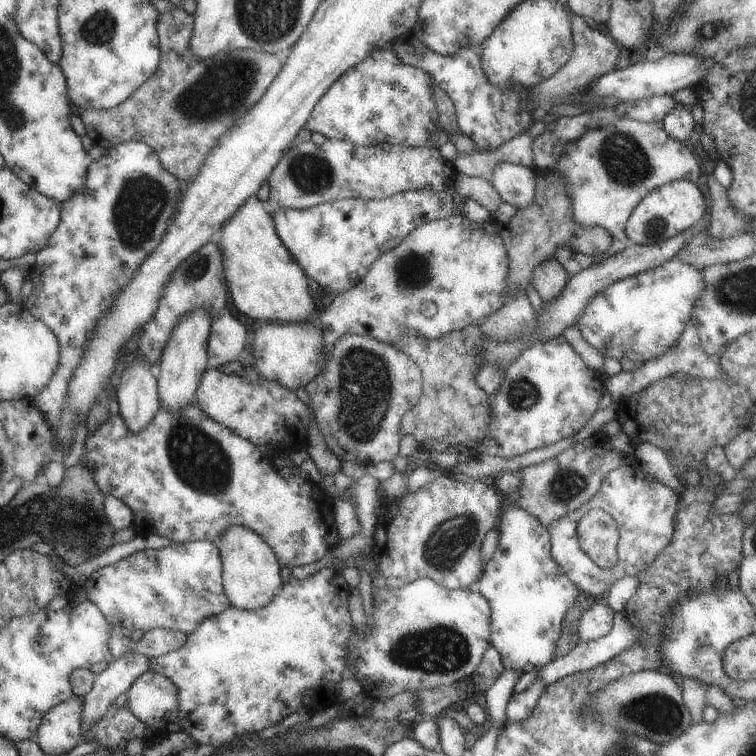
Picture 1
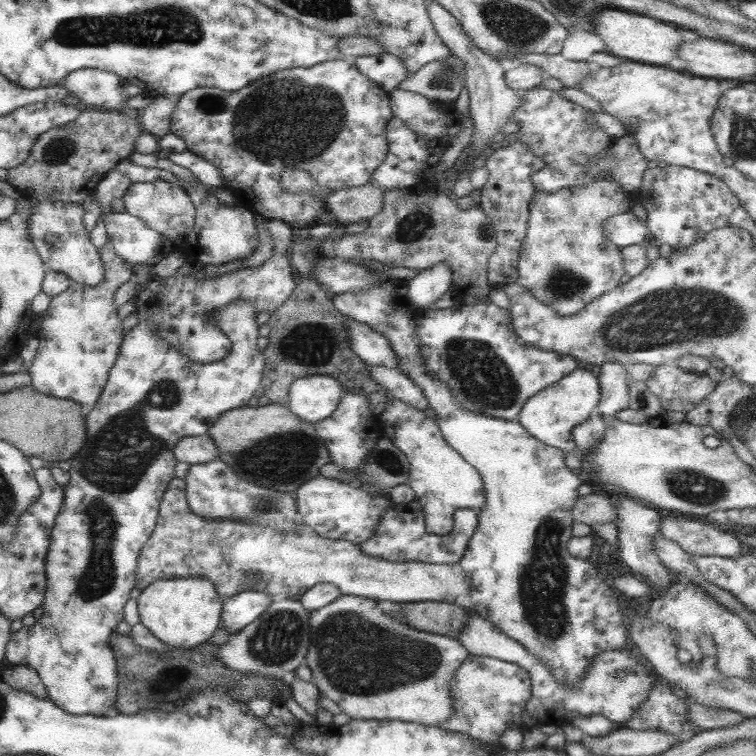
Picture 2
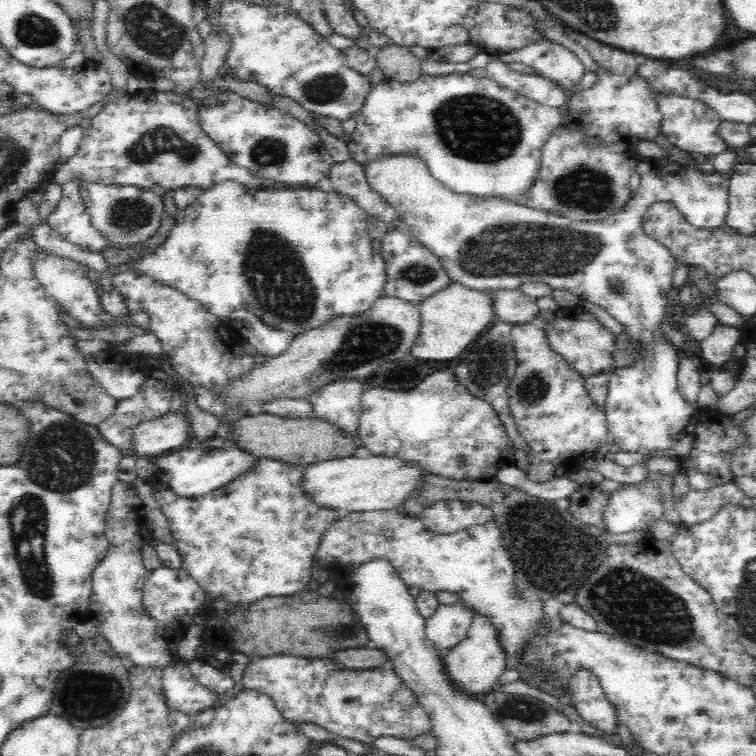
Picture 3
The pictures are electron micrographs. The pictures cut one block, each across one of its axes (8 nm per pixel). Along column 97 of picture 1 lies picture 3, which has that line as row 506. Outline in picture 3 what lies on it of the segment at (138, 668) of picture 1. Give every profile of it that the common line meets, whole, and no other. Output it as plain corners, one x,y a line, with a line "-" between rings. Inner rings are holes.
732,482
717,484
704,490
690,488
674,502
680,524
690,527
712,518
711,516
726,503
741,503
745,494

